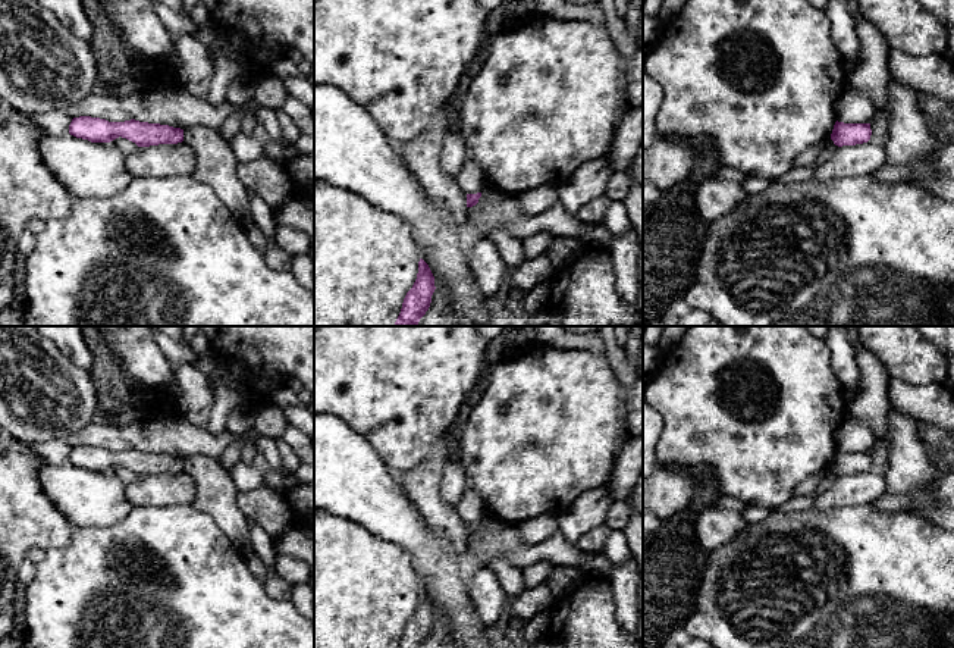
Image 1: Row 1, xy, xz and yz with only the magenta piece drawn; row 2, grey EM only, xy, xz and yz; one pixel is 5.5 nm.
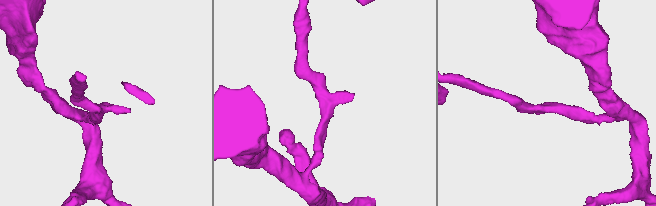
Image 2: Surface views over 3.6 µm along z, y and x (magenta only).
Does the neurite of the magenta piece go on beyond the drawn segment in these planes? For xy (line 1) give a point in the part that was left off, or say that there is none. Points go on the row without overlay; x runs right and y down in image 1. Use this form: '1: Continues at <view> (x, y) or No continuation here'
1: No continuation here

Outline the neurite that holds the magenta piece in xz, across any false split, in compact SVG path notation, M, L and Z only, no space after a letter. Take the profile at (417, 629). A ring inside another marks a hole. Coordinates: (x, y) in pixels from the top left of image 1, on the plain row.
M420 588L417 608L404 627L398 648L421 648L430 636L434 619L434 605L429 594Z

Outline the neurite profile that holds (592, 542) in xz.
M600 526L577 541L577 548L589 554L603 554L603 547L611 529L608 526Z

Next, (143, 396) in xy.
M132 381L132 404L148 410L153 401L154 401L153 391L147 385L138 381Z

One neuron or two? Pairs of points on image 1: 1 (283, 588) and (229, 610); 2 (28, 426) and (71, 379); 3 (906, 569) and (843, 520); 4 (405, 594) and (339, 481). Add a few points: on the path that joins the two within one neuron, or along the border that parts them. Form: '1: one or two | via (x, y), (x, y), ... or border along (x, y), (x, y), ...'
1: two | border along (261, 584), (272, 597), (288, 600)
2: one | via (35, 415), (59, 391)
3: one | via (890, 567), (859, 537)
4: two | border along (335, 516), (355, 520), (373, 534), (398, 545)

